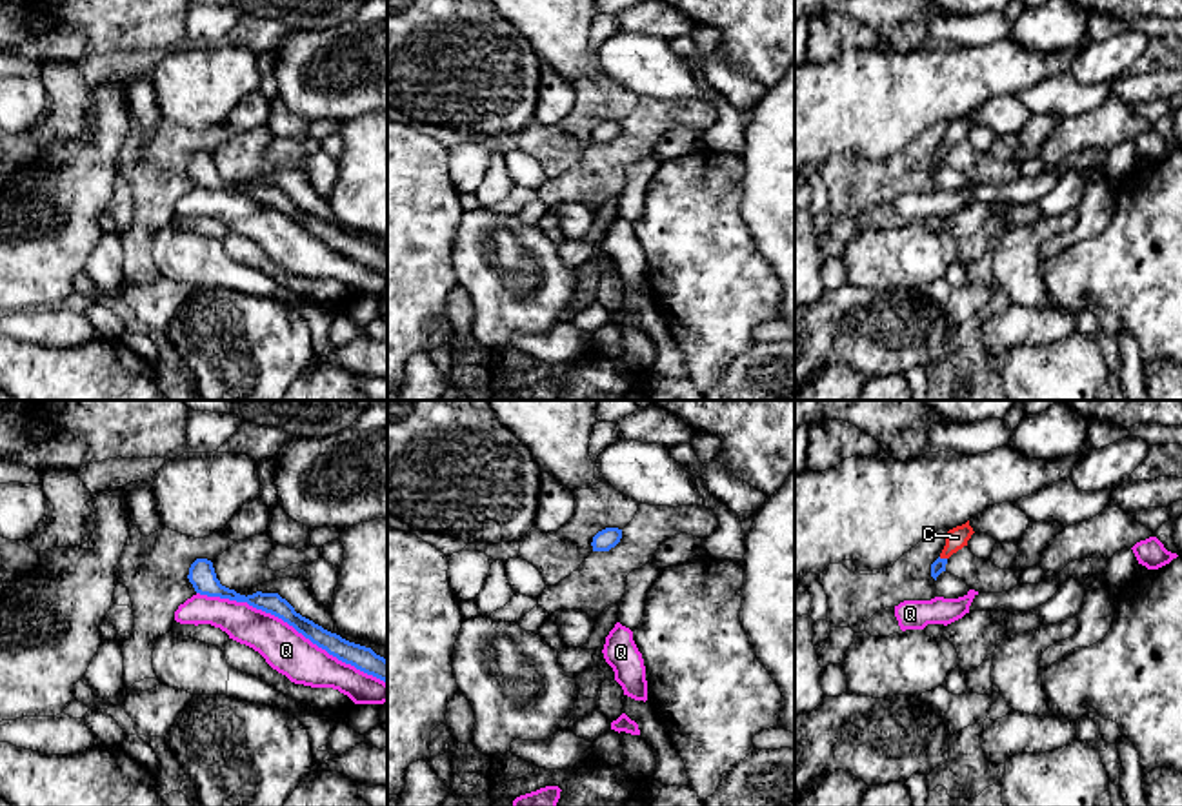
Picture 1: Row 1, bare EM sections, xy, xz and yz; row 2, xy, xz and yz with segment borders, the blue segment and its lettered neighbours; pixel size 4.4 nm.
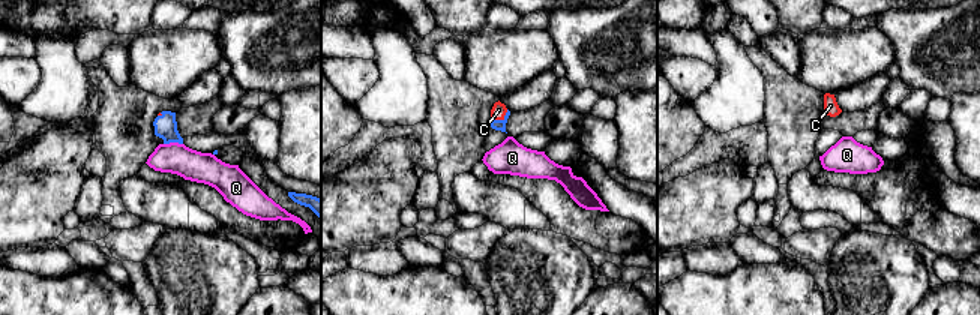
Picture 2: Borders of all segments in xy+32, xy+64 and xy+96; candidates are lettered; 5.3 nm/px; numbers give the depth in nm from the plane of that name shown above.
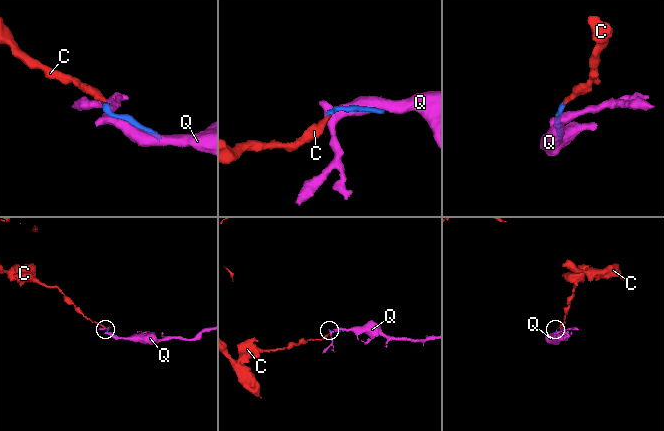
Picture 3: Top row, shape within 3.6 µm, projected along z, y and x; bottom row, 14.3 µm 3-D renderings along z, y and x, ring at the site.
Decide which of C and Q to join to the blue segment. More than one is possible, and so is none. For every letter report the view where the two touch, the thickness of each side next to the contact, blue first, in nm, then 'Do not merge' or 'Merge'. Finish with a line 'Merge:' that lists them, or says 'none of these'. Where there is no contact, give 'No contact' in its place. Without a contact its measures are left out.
C: Touches blue in yz. Thickness 60 nm (blue) against 90 nm. Merge
Q: Touches blue in xy. Thickness 100 nm (blue) against 200 nm. Do not merge
Merge: C

